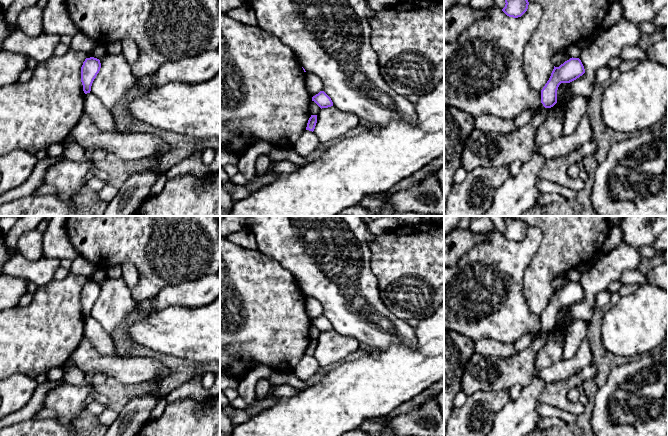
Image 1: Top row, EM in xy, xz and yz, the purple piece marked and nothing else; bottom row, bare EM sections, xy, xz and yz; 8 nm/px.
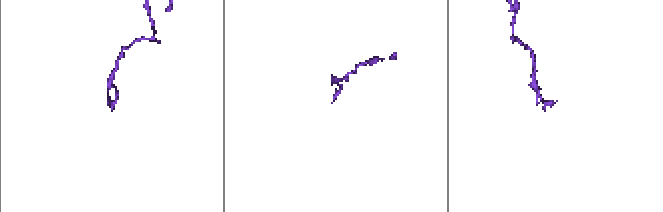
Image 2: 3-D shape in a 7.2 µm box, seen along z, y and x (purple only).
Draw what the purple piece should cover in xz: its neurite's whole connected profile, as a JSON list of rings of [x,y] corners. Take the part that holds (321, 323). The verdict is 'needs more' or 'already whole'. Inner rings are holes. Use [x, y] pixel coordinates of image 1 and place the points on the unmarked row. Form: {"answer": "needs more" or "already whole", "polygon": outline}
{"answer": "already whole", "polygon": [[[320,315],[313,320],[312,325],[314,325],[321,333],[333,330],[331,322],[324,315]]]}

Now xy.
{"answer": "already whole", "polygon": [[[94,281],[86,282],[81,291],[81,306],[85,318],[90,317],[91,310],[101,292],[100,284]]]}

